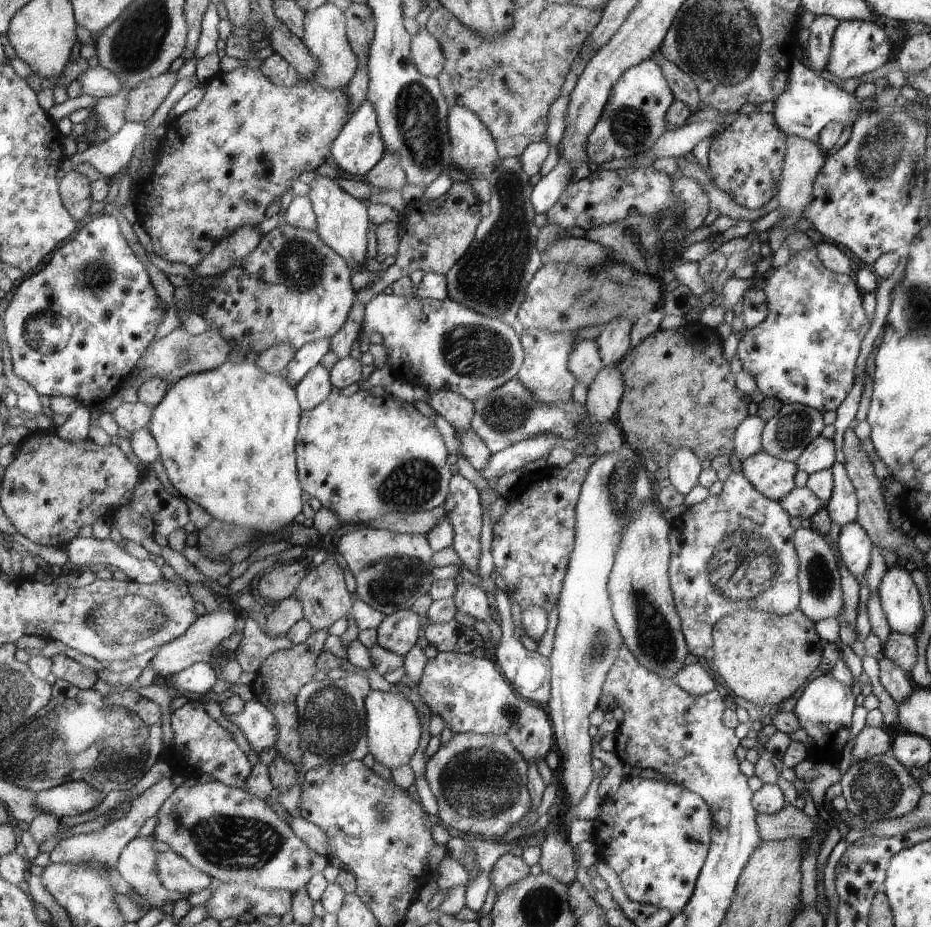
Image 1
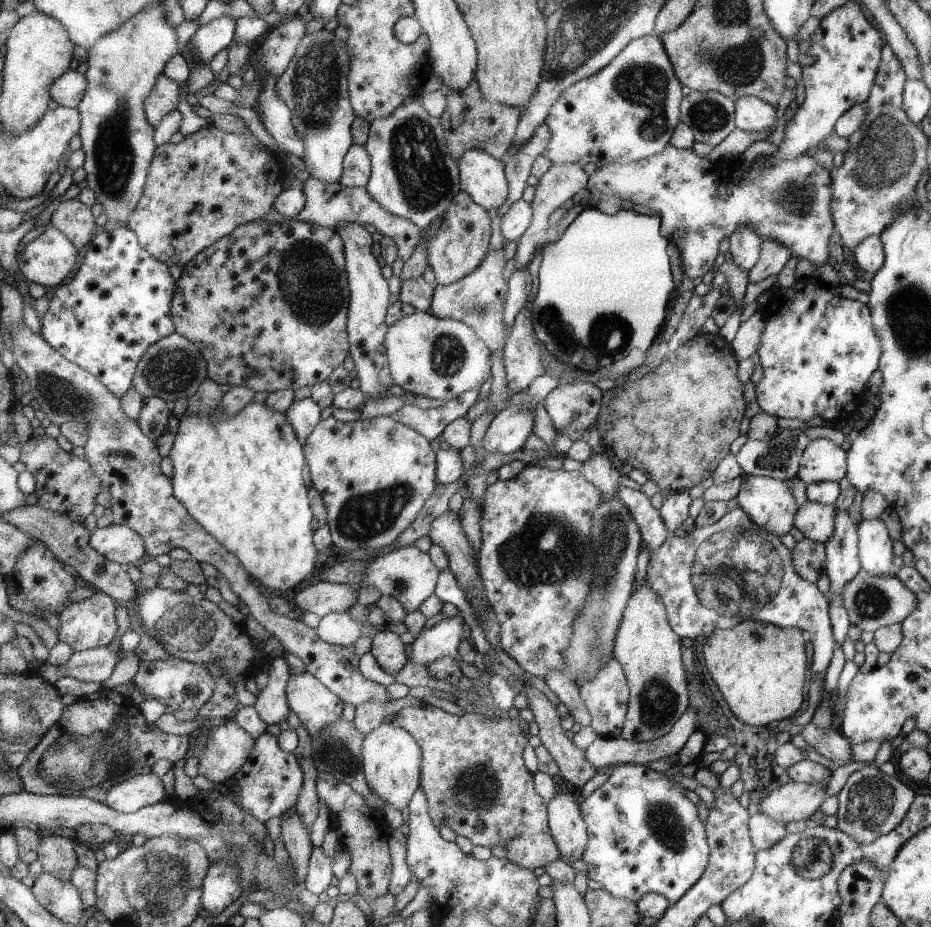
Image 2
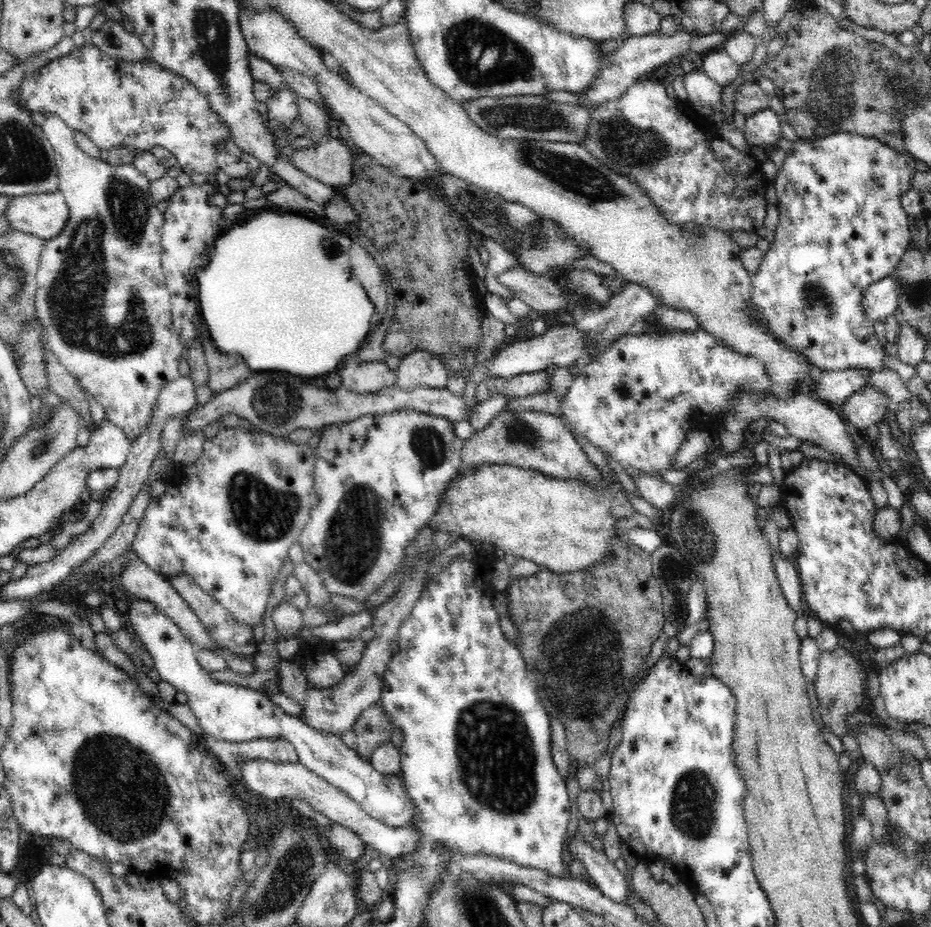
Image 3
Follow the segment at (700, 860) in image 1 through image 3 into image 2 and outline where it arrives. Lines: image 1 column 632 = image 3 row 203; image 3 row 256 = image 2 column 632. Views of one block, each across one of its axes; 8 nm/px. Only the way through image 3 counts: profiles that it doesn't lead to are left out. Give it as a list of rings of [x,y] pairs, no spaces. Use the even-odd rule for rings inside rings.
[[[697,729],[678,754],[678,764],[665,773],[655,772],[645,765],[618,765],[610,778],[596,788],[581,805],[581,812],[588,824],[588,849],[582,860],[588,867],[588,877],[598,882],[602,889],[616,898],[637,903],[646,894],[660,894],[672,905],[676,903],[706,871],[710,846],[704,824],[698,818],[698,808],[684,796],[684,786],[676,780],[684,766],[693,763],[700,752],[706,751],[707,736]]]

